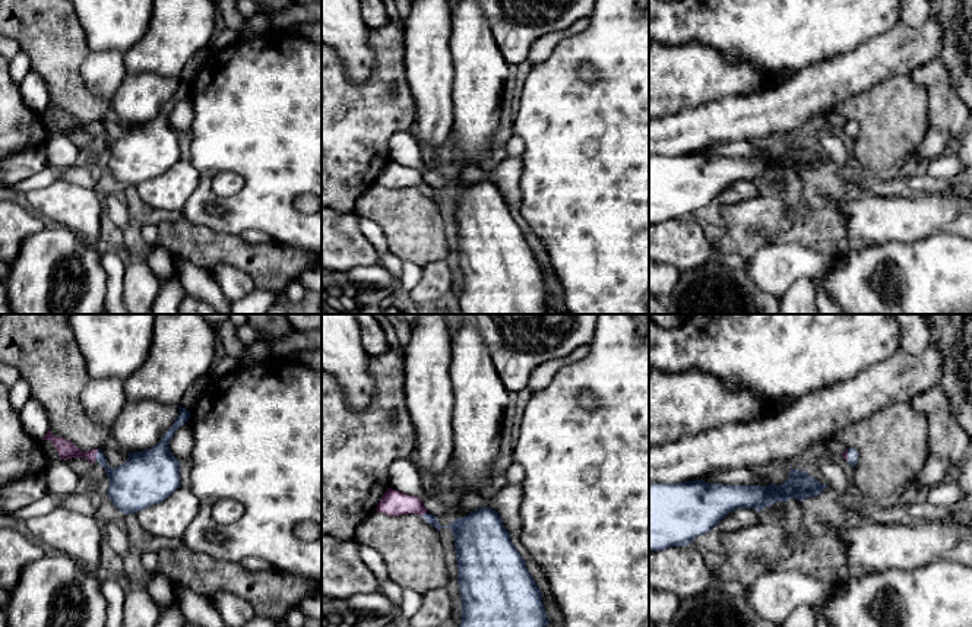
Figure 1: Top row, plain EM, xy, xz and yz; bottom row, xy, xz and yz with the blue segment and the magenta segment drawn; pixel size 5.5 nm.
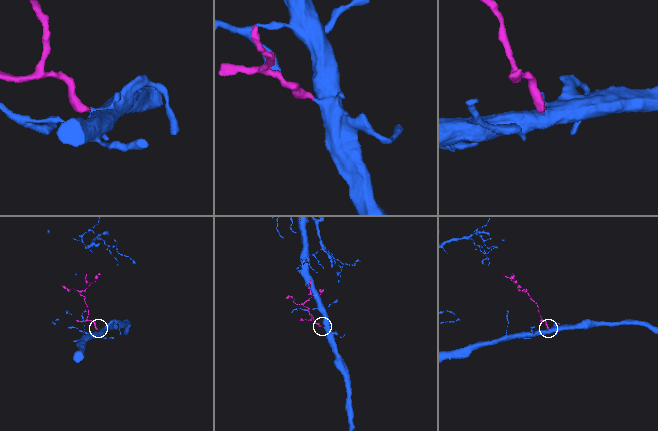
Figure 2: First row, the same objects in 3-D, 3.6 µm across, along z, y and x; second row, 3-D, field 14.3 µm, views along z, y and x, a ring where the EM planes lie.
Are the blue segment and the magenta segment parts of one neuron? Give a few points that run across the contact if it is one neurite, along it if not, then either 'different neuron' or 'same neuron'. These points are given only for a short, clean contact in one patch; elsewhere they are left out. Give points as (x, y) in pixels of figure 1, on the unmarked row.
xy (130, 157), (114, 148), (95, 127), (82, 127), (65, 122) | same neuron

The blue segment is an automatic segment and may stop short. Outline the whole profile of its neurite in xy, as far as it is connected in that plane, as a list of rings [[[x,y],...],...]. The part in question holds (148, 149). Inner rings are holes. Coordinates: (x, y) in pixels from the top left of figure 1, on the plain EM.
[[[178,79],[180,86],[174,96],[165,104],[159,115],[151,121],[129,126],[129,132],[118,140],[111,142],[101,121],[82,124],[73,115],[50,105],[44,113],[51,113],[58,129],[85,130],[89,134],[98,134],[110,152],[107,168],[113,177],[123,186],[137,186],[146,180],[158,177],[180,161],[180,134],[168,120],[177,101],[189,94],[190,85]]]

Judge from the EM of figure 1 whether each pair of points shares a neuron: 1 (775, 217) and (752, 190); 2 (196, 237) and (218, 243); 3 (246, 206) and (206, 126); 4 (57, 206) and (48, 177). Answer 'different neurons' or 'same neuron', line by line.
1: different neurons
2: same neuron
3: same neuron
4: different neurons

